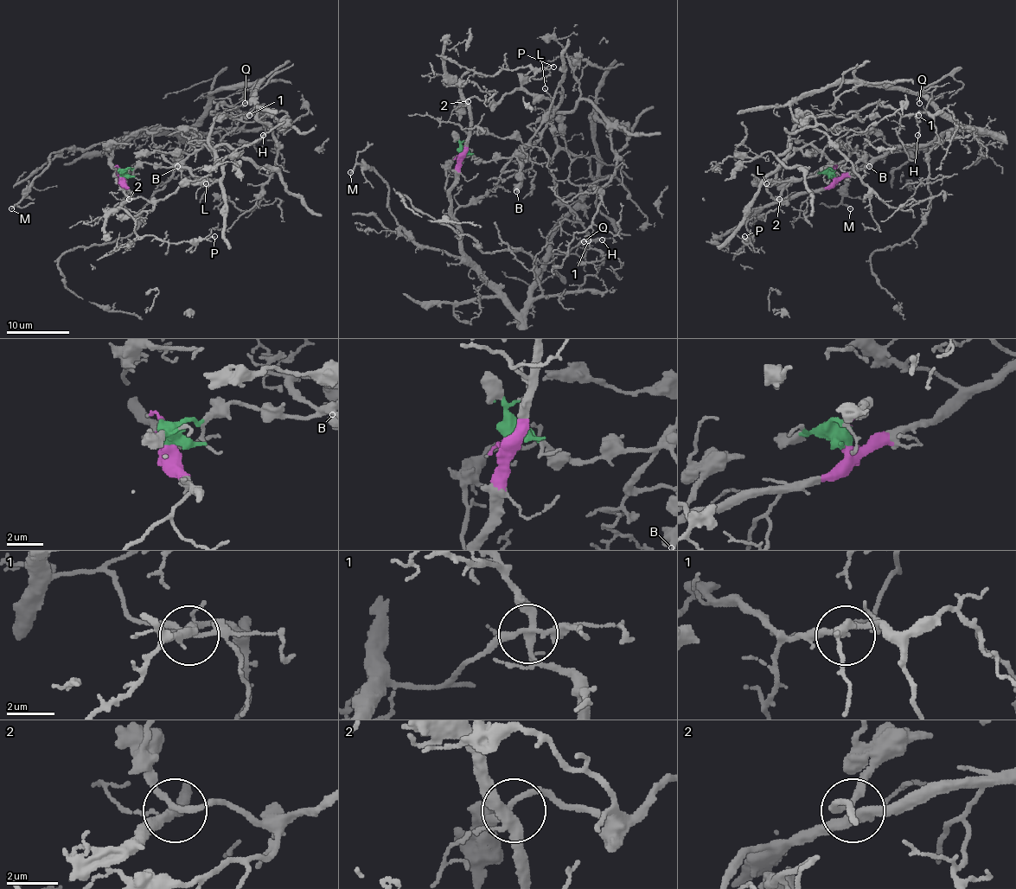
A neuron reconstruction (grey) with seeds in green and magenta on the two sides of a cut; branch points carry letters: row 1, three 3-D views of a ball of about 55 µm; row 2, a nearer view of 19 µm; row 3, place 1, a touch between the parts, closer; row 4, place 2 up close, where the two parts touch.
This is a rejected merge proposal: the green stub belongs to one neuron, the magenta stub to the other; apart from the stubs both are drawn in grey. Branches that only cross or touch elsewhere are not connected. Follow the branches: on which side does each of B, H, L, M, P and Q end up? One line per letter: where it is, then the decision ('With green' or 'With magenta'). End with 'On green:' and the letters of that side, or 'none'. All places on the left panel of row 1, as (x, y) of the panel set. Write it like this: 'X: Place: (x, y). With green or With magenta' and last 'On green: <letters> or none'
B: Place: (177, 166). With green
H: Place: (263, 135). With magenta
L: Place: (206, 183). With green
M: Place: (11, 208). With magenta
P: Place: (214, 236). With magenta
Q: Place: (245, 103). With magenta
On green: B, L

